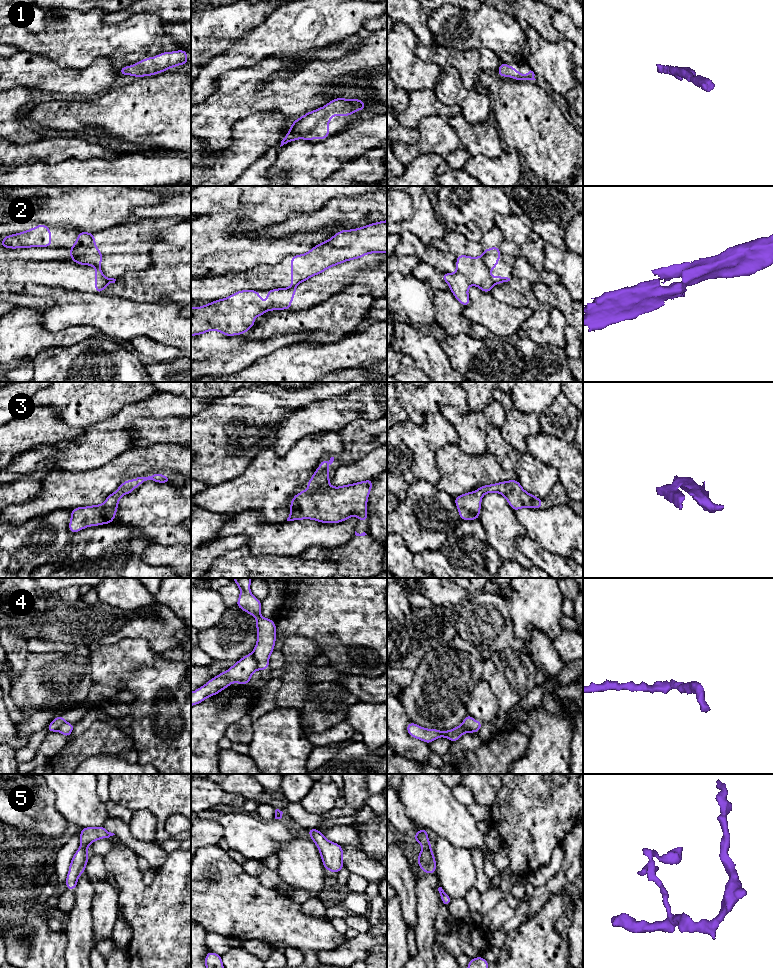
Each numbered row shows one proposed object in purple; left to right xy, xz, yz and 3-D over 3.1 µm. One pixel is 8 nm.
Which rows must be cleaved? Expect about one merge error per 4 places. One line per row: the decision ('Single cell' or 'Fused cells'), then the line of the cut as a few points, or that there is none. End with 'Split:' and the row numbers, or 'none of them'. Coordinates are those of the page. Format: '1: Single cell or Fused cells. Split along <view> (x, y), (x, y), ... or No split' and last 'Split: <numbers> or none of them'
1: Single cell. No split
2: Fused cells. Split along yz (481, 257), (489, 270)
3: Single cell. No split
4: Fused cells. Split along xz (252, 653), (258, 668)
5: Single cell. No split
Split: 2, 4

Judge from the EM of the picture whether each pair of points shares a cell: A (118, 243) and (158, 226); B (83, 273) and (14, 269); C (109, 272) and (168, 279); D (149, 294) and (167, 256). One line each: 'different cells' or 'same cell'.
A: same cell
B: same cell
C: different cells
D: same cell

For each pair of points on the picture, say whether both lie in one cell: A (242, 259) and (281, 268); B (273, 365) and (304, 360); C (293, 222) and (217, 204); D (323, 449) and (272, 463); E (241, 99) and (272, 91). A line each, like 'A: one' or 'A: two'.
A: two
B: one
C: two
D: one
E: one

